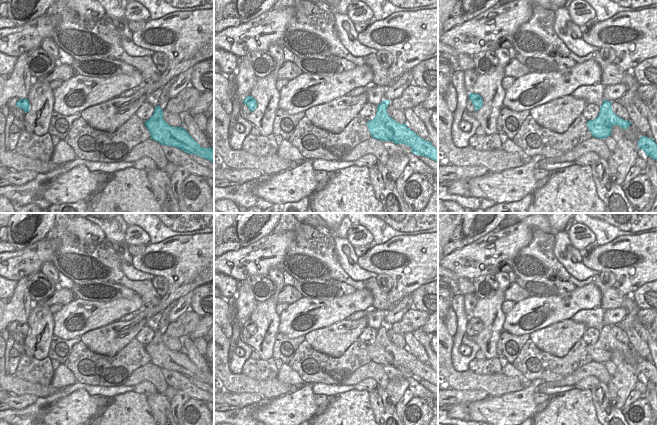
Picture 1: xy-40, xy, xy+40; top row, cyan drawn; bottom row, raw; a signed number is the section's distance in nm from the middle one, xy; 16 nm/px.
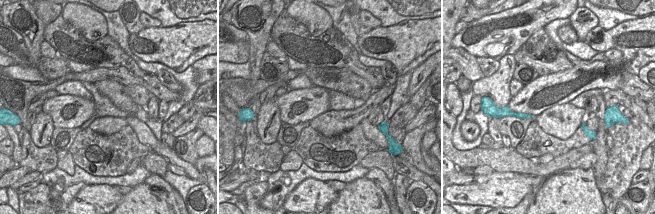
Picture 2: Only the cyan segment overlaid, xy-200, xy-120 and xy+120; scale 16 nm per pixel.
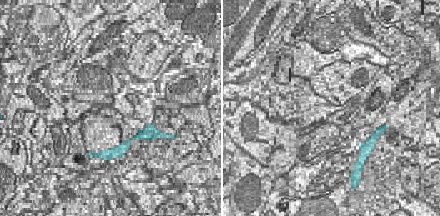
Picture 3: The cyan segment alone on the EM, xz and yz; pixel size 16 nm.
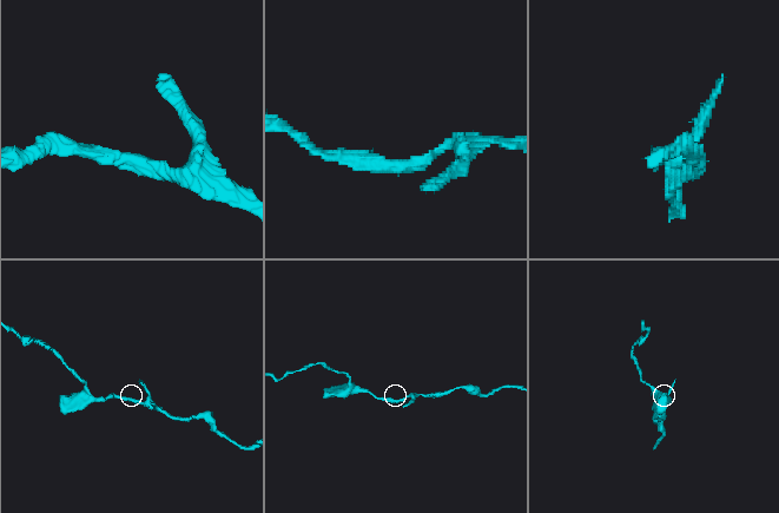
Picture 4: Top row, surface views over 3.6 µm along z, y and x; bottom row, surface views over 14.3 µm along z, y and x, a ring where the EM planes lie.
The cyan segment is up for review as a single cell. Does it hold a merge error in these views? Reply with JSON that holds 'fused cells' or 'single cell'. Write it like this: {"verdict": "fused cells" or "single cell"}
{"verdict": "fused cells"}

